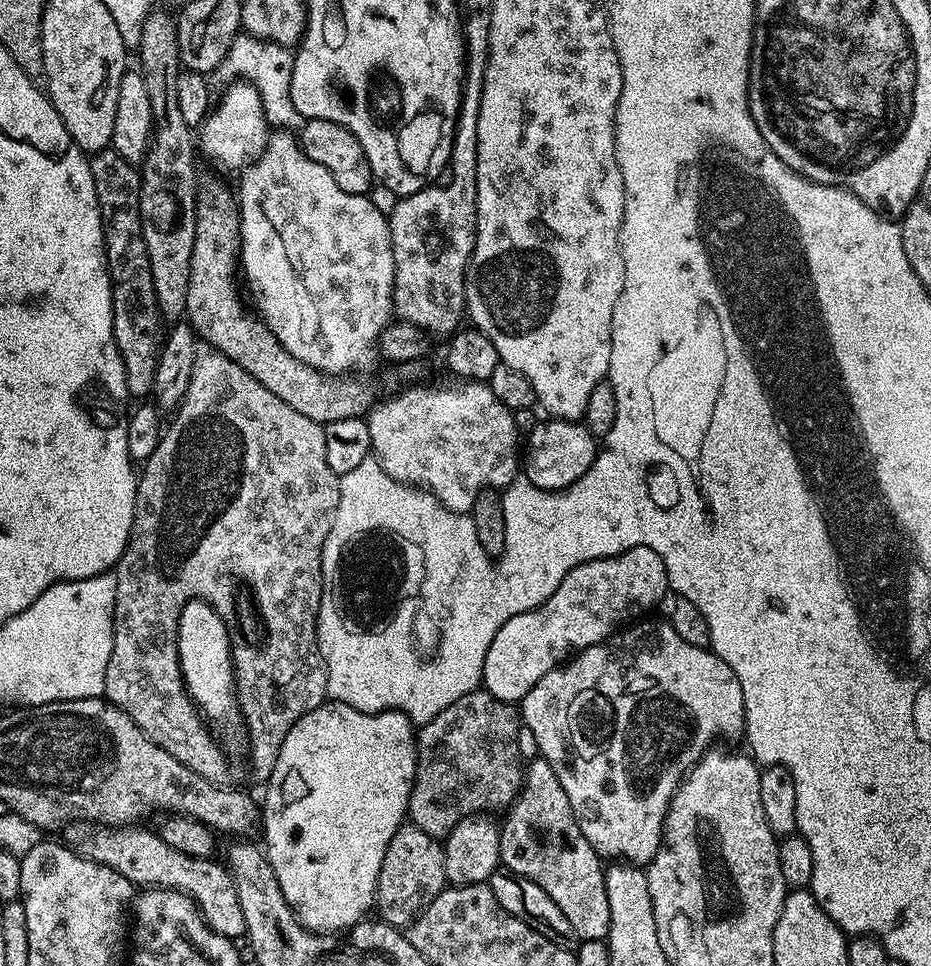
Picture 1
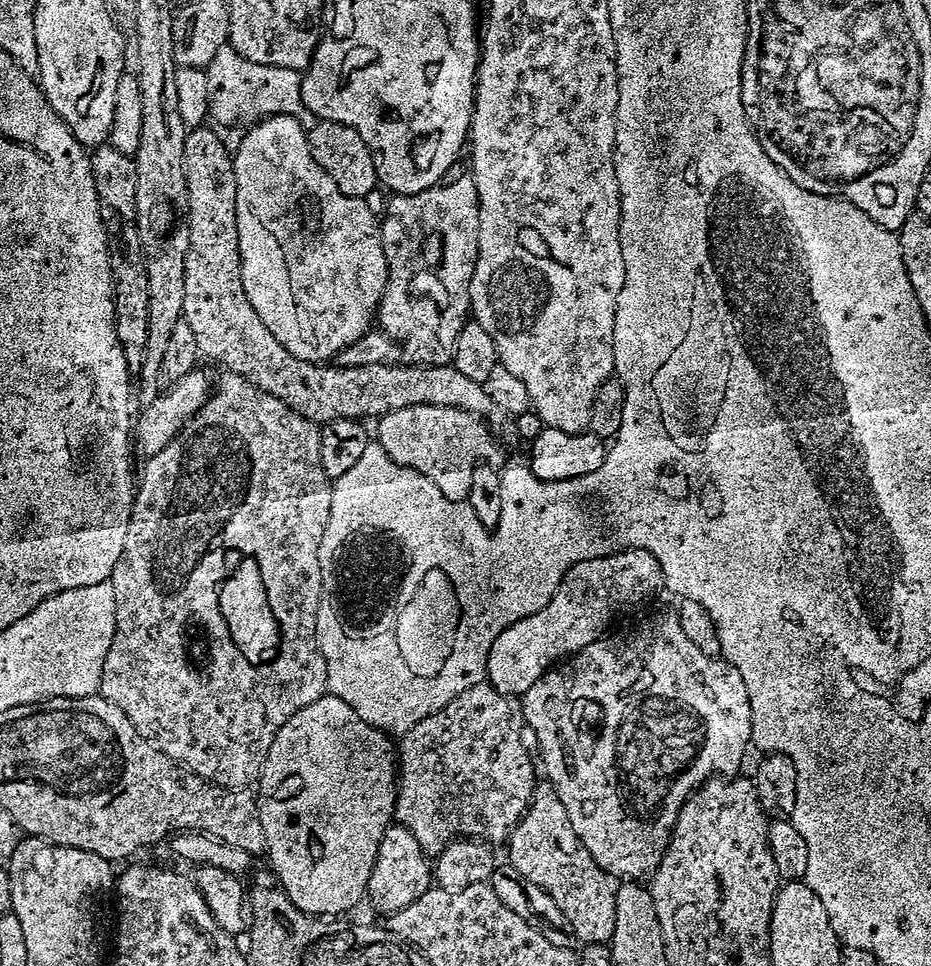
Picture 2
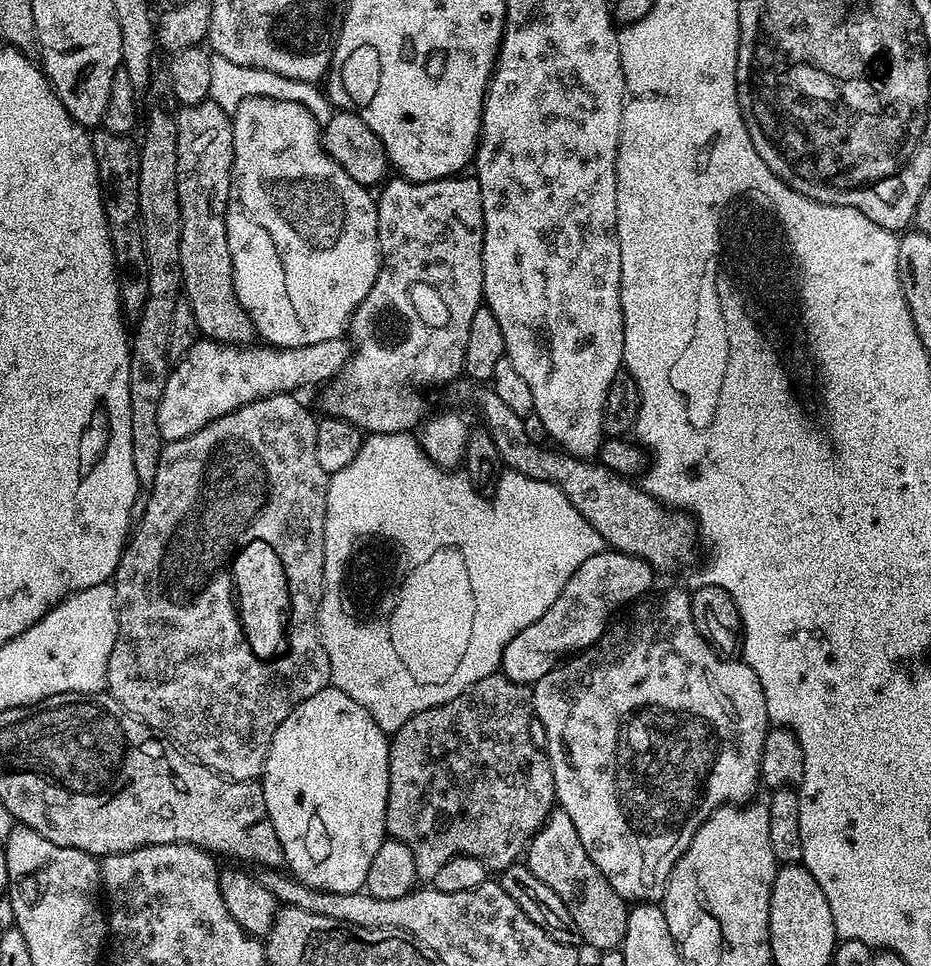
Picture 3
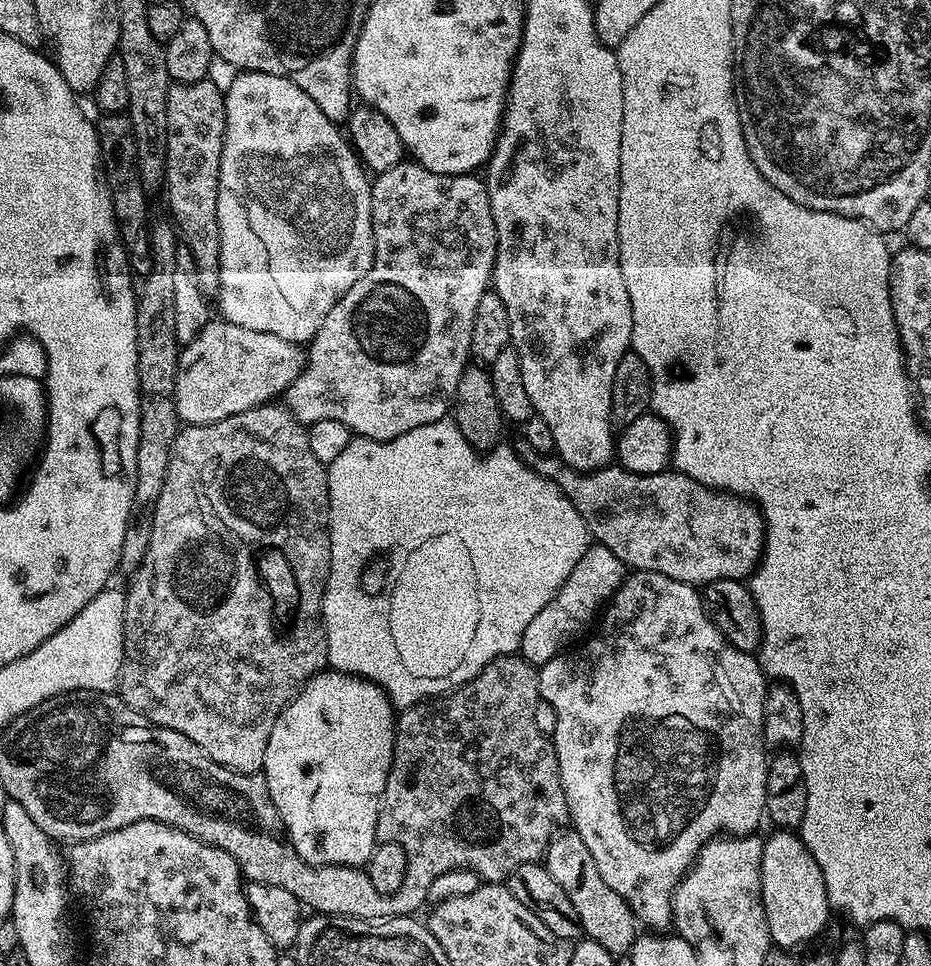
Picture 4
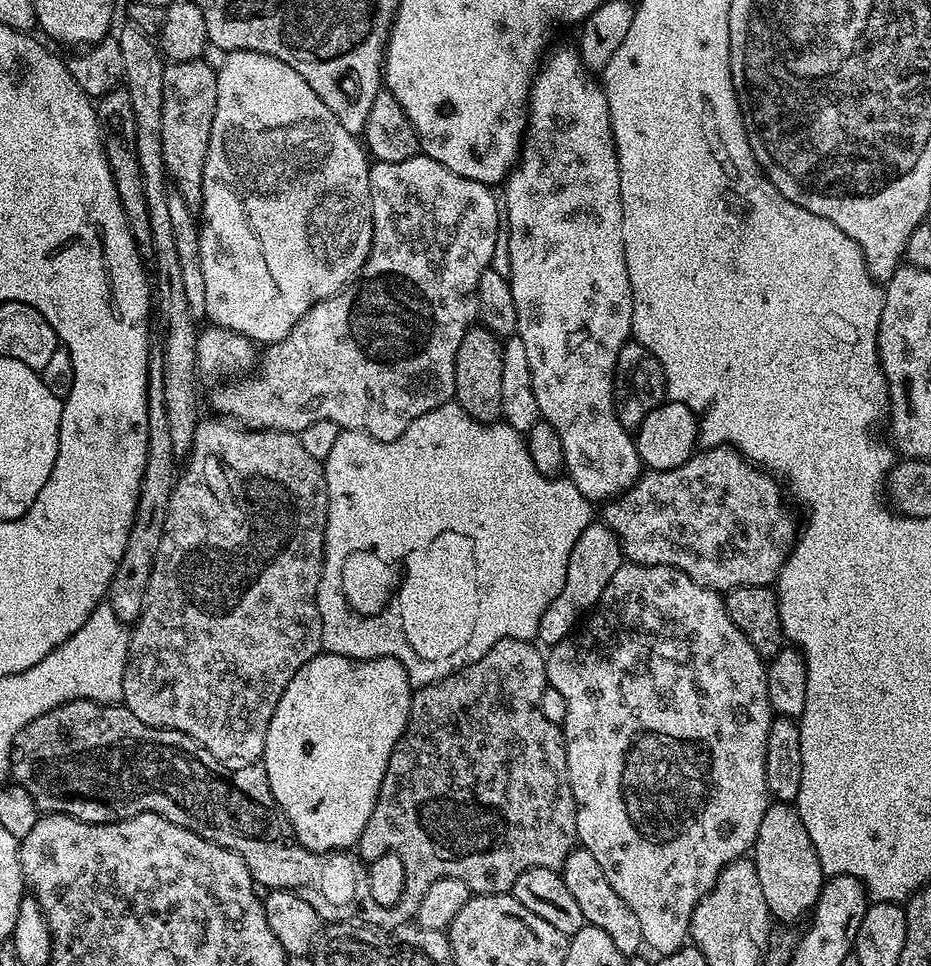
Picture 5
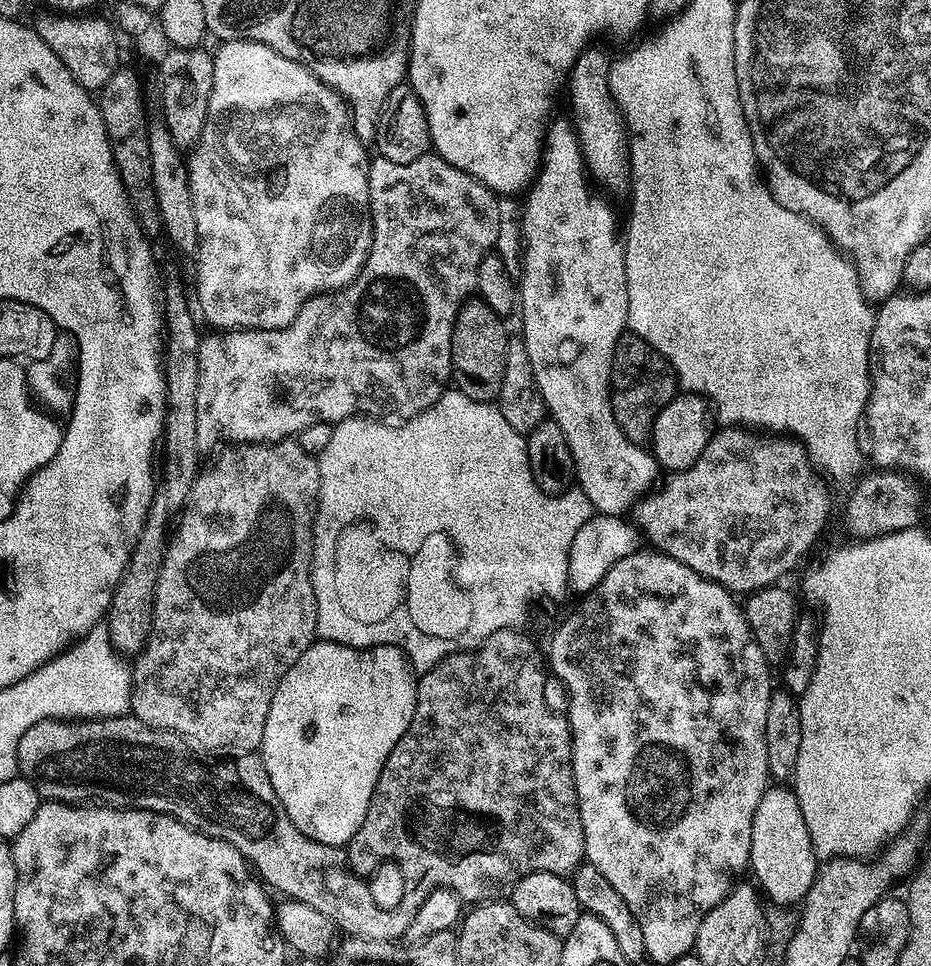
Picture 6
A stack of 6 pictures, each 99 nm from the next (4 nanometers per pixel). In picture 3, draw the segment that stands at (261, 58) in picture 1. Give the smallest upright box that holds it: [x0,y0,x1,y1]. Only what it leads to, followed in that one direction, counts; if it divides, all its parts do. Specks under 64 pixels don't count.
[209,54,336,128]

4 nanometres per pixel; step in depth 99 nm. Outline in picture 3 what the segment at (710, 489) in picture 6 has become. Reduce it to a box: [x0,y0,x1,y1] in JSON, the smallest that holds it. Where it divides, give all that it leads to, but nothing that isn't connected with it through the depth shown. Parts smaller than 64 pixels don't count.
[455,378,698,570]

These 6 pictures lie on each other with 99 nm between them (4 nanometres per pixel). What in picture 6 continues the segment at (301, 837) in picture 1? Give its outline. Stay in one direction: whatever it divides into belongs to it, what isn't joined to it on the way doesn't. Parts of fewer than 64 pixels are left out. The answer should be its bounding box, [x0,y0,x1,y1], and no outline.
[258,640,416,848]

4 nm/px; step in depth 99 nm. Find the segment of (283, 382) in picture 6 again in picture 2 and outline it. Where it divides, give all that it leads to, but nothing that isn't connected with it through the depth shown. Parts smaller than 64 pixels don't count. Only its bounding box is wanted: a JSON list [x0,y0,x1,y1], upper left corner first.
[378,174,478,364]

